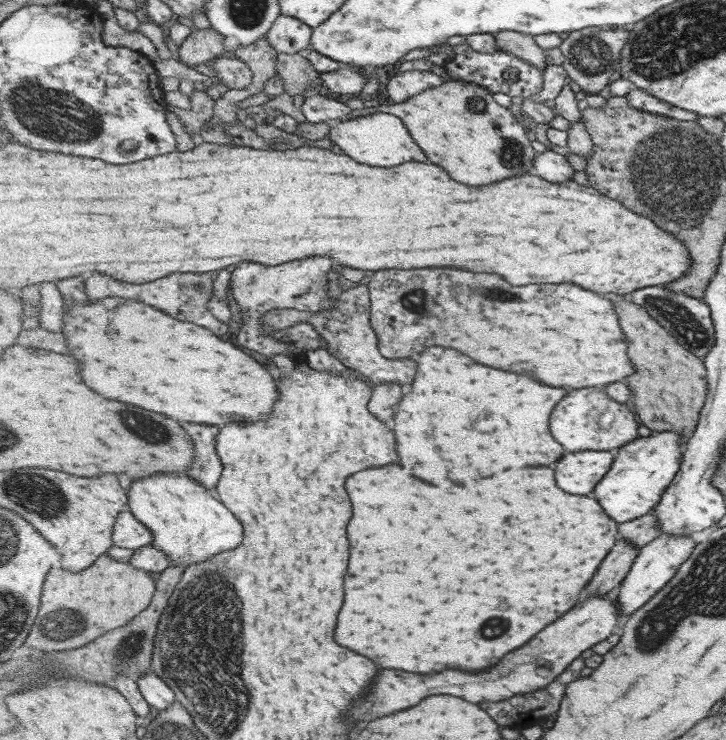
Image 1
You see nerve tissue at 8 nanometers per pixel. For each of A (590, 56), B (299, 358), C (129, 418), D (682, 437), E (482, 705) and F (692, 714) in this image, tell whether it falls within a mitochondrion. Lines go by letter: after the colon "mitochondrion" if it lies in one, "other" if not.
A: mitochondrion
B: other
C: mitochondrion
D: other
E: other
F: other

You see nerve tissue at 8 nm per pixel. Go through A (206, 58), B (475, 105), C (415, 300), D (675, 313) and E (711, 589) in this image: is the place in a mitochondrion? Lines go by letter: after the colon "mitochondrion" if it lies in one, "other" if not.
A: other
B: mitochondrion
C: mitochondrion
D: mitochondrion
E: mitochondrion

